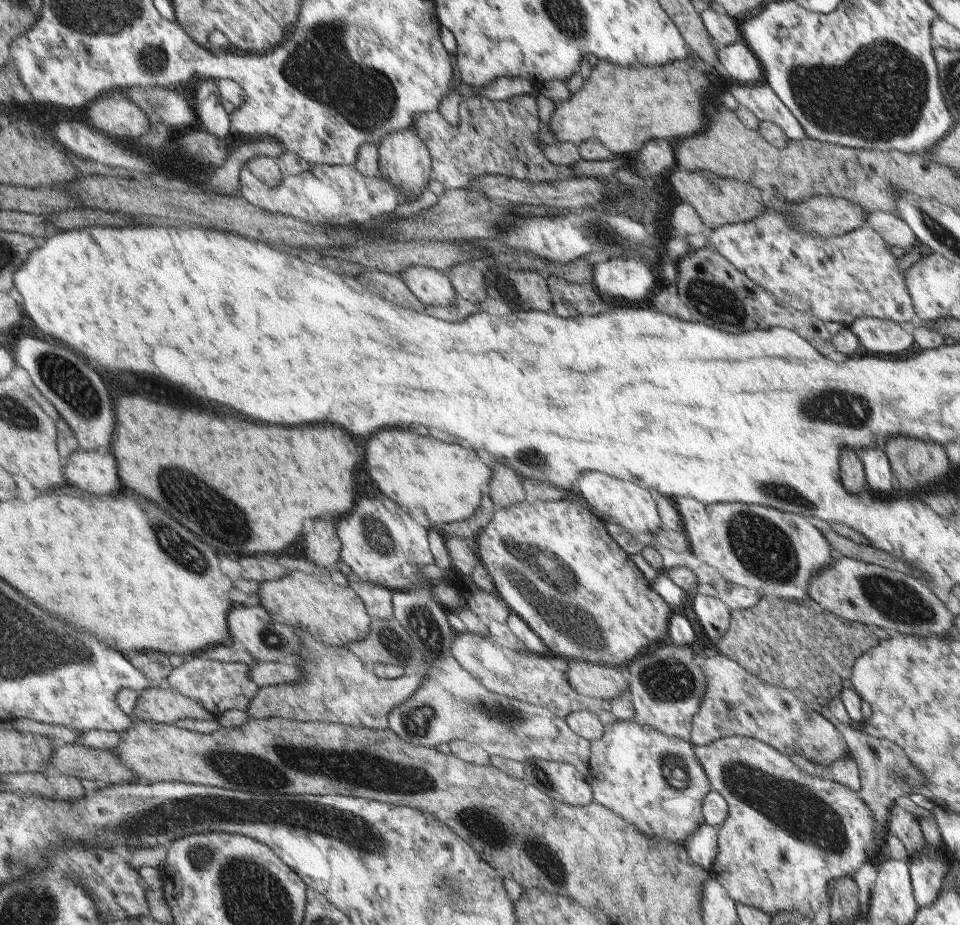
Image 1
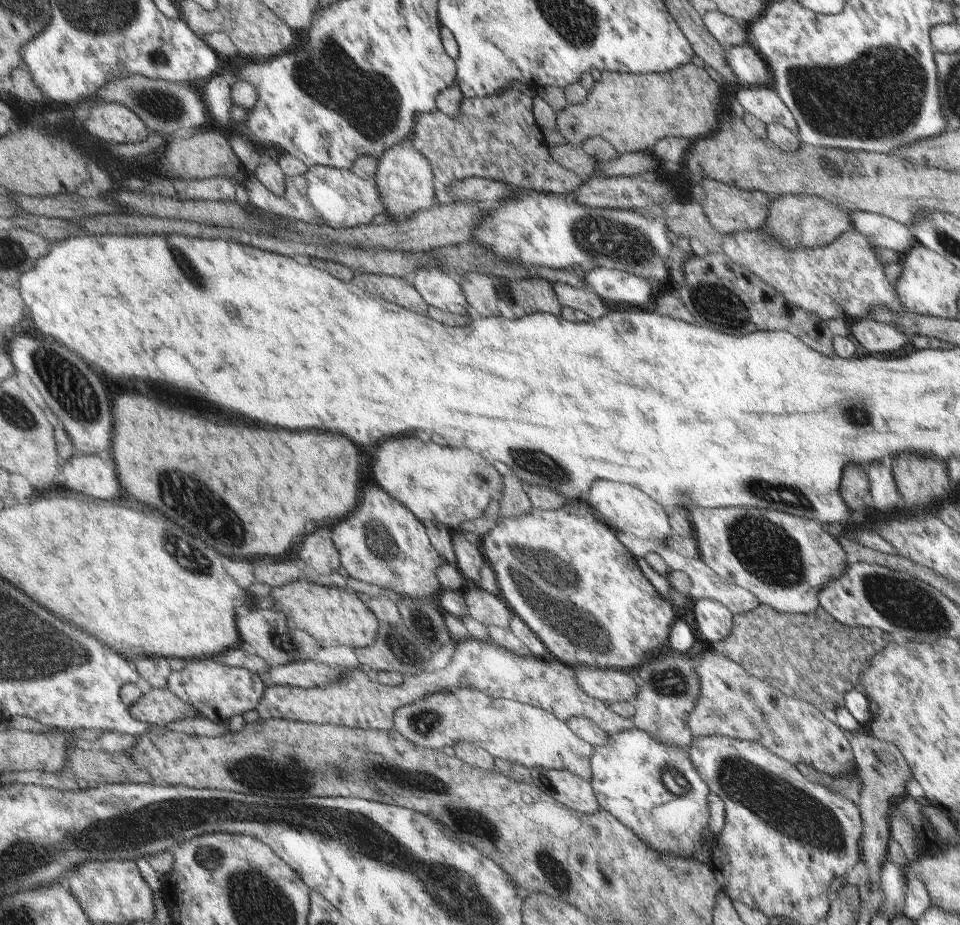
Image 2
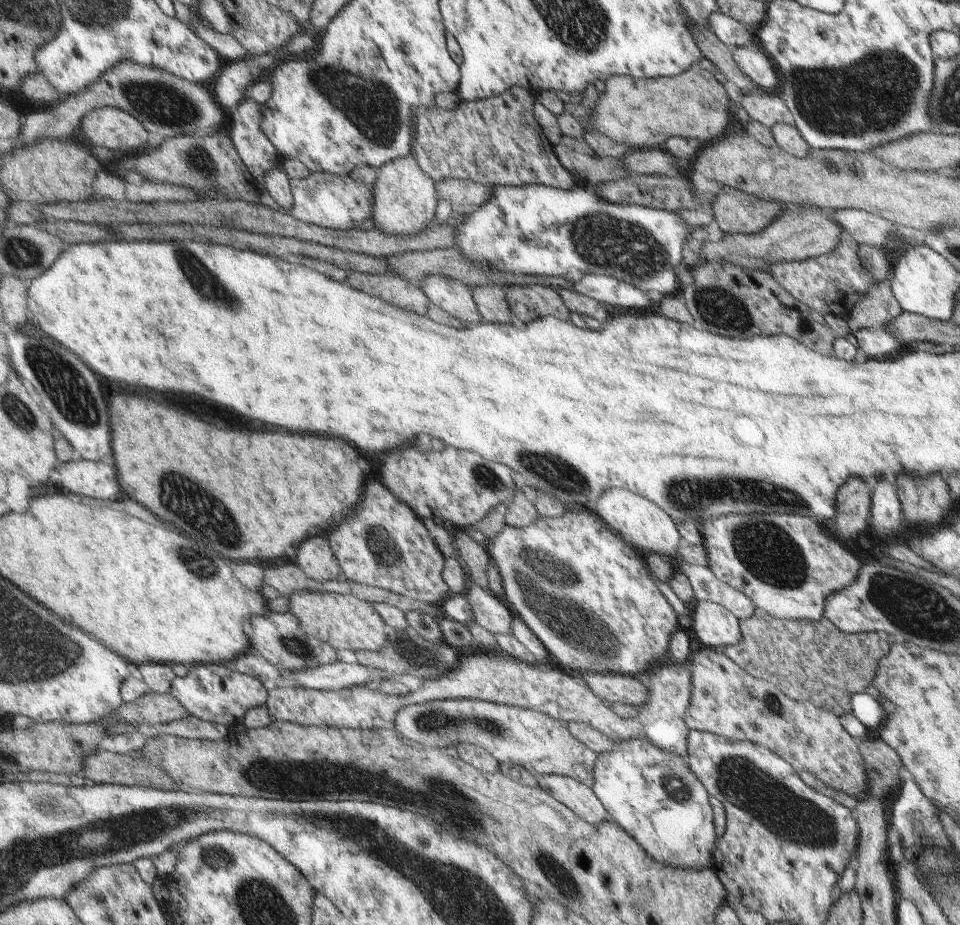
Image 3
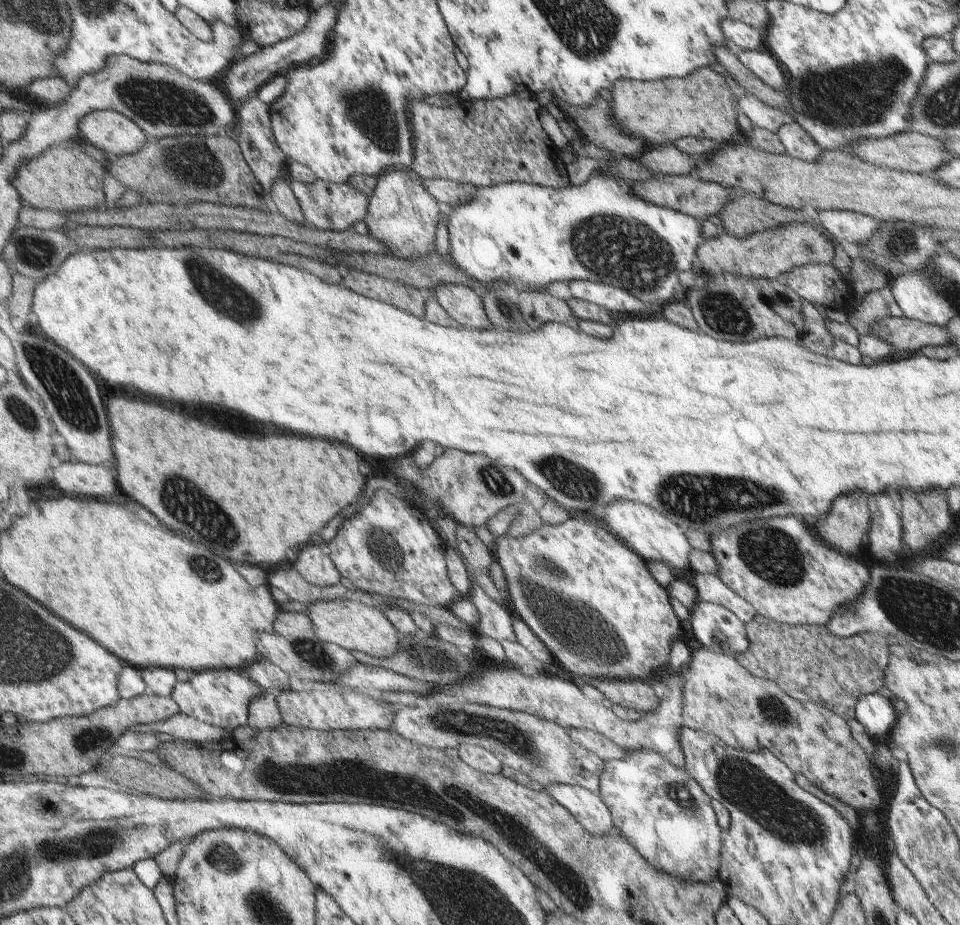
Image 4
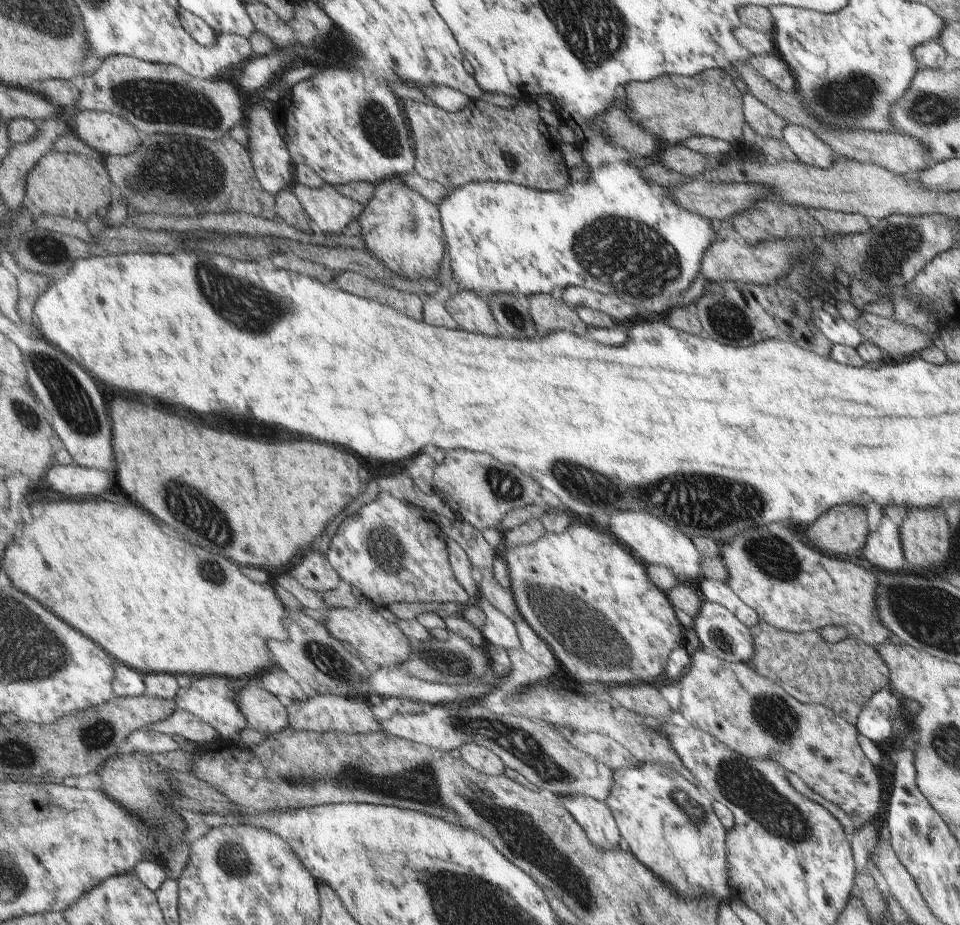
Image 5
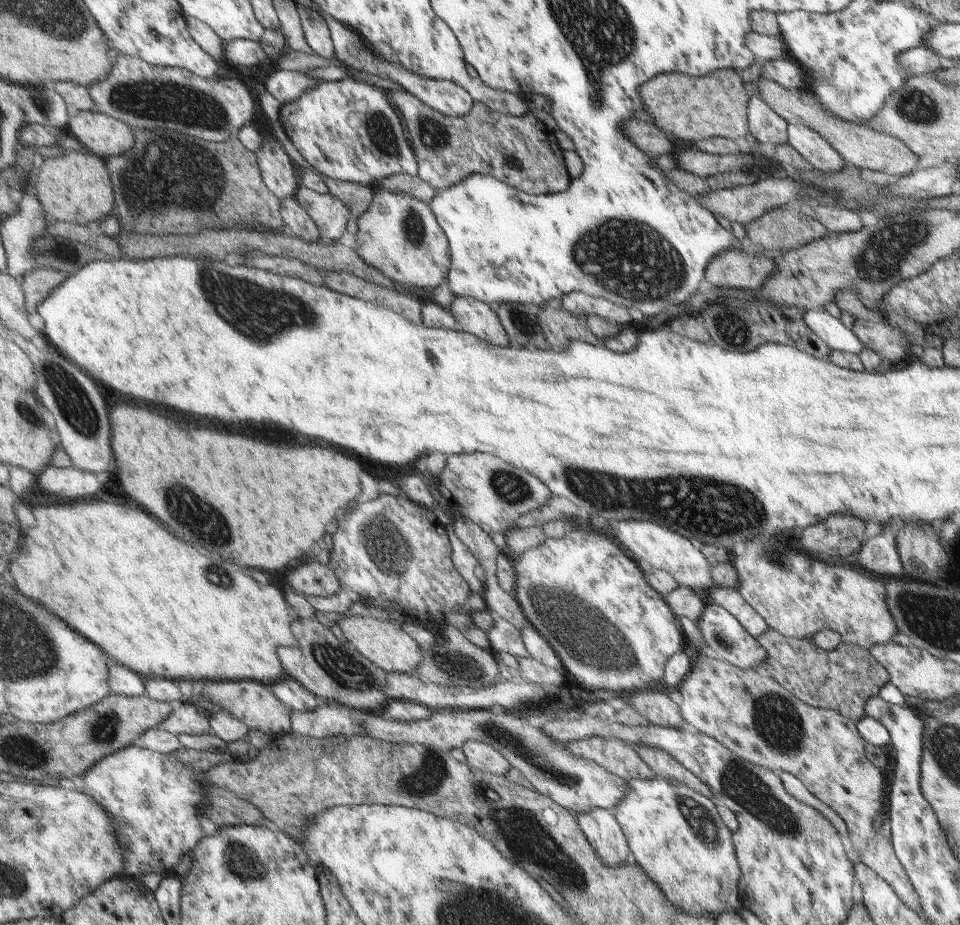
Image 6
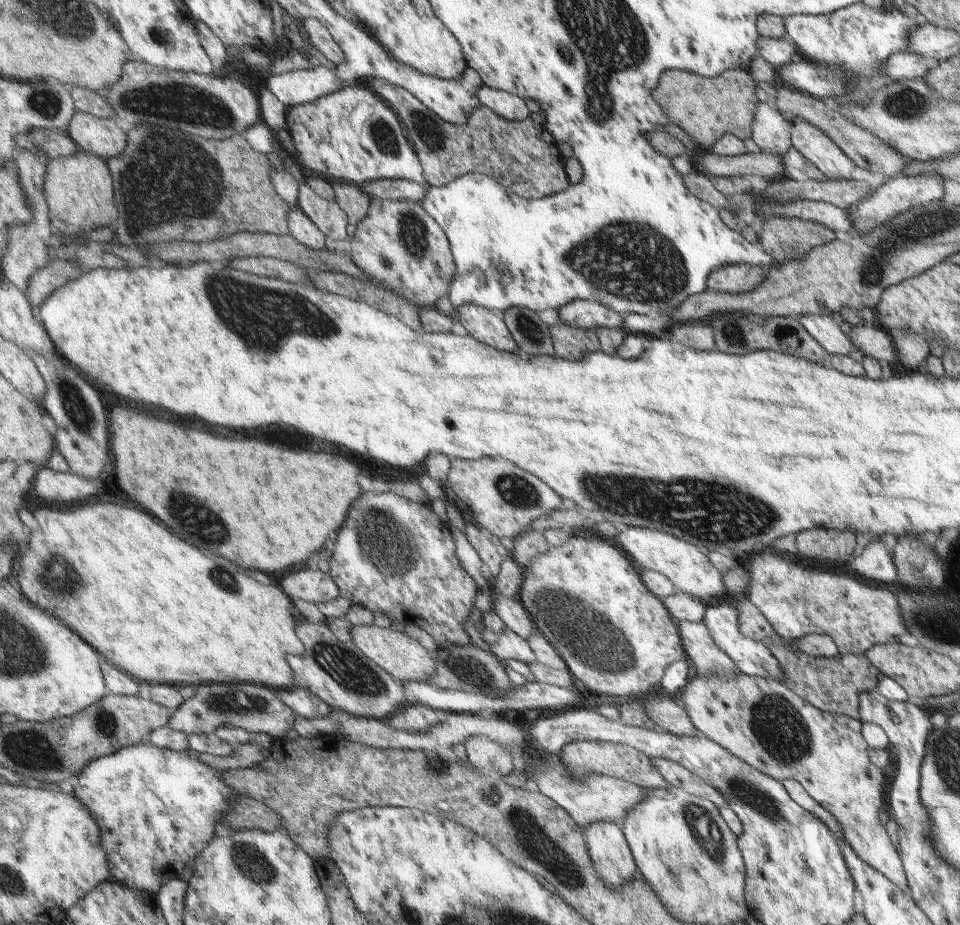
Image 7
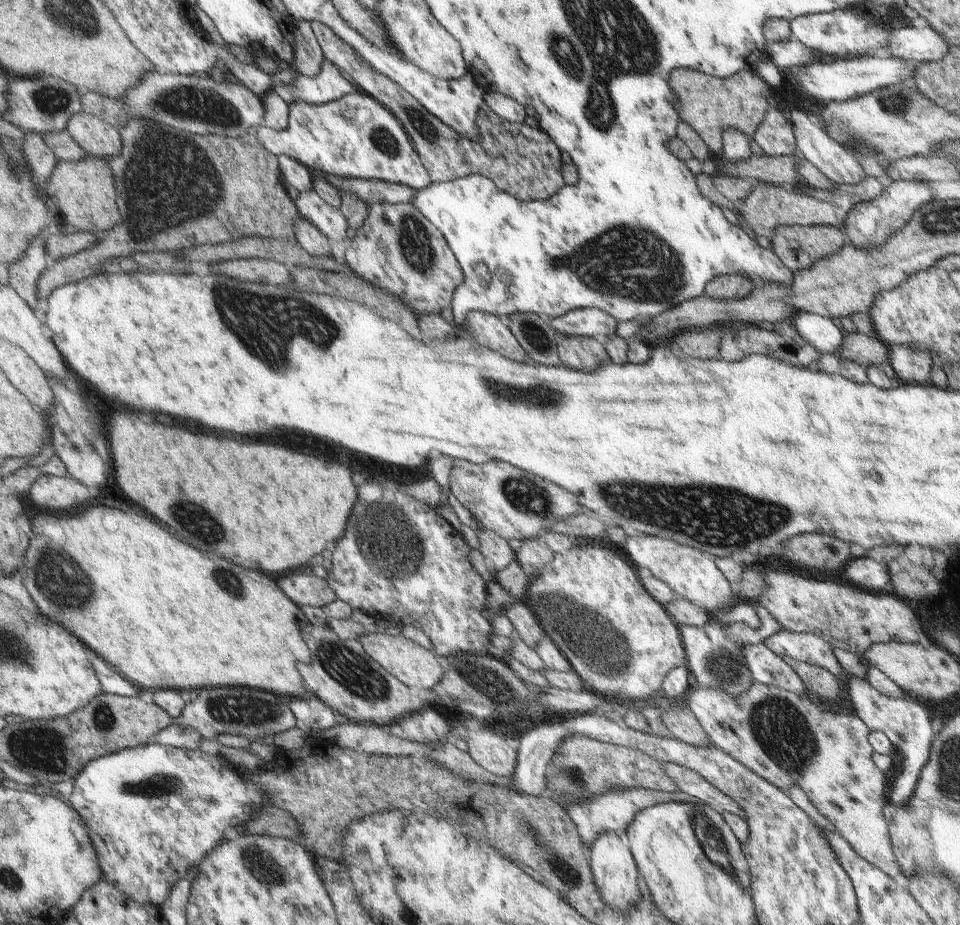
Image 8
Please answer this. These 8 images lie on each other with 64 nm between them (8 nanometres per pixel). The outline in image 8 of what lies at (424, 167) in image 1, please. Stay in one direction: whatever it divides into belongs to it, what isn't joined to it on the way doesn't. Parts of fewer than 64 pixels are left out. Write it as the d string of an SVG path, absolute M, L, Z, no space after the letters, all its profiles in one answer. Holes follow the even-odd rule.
M373 202L369 206L367 218L357 228L351 250L345 256L345 262L351 266L351 274L361 278L361 282L369 282L373 286L379 286L395 300L409 306L417 316L419 314L439 314L441 308L451 306L451 294L459 288L459 282L463 282L463 270L459 268L459 262L455 260L455 254L451 252L451 246L447 246L447 238L439 228L419 212L415 204L389 204L389 202Z

